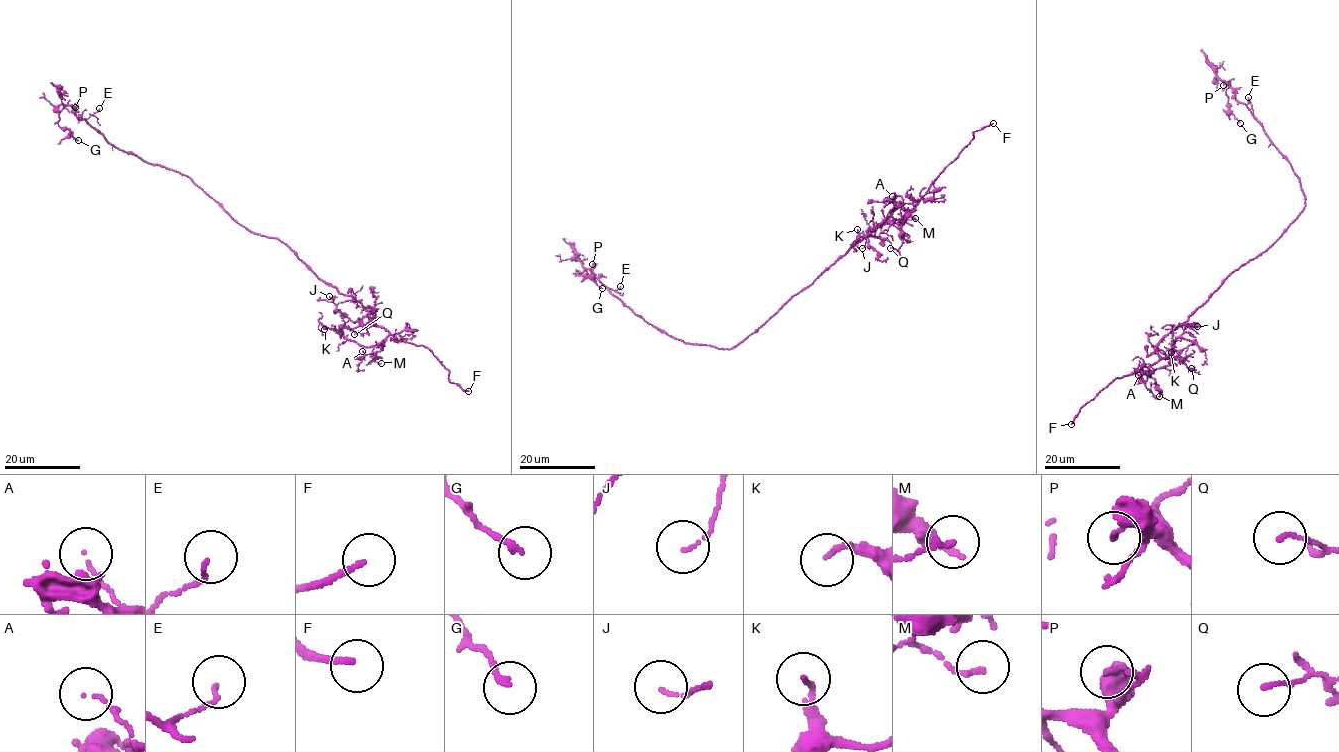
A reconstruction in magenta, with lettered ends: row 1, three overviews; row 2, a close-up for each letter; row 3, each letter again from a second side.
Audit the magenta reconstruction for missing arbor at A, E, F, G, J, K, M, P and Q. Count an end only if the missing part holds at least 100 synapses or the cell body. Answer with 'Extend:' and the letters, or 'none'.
Extend: F

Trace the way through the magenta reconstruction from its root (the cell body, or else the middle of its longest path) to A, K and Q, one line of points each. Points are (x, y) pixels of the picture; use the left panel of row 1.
A: (252, 231), (277, 238), (284, 243), (315, 276), (356, 299), (371, 319), (388, 332), (371, 353), (362, 351)
K: (252, 231), (284, 243), (315, 276), (356, 299), (388, 334), (367, 347), (324, 329)
Q: (252, 231), (277, 238), (315, 276), (360, 303), (375, 325), (361, 324), (368, 324), (367, 332), (354, 334)

